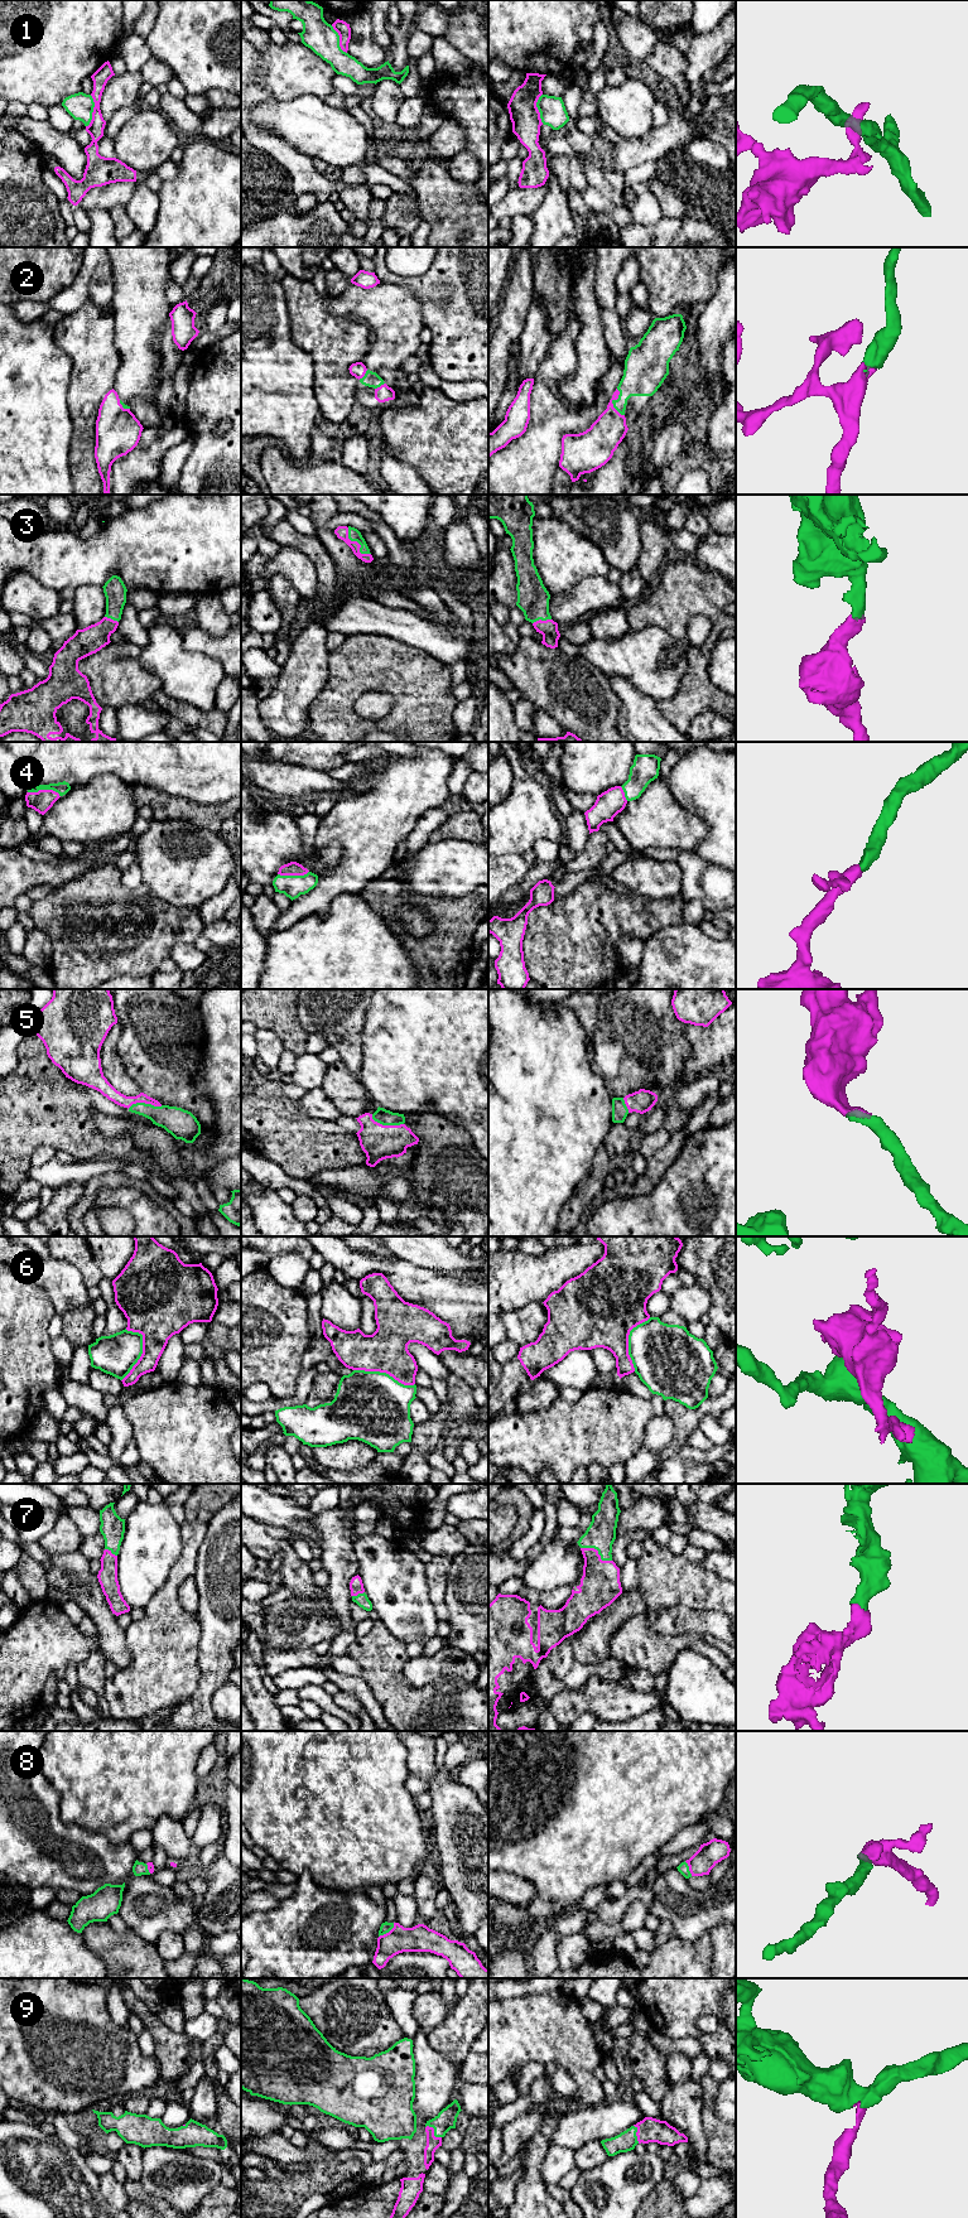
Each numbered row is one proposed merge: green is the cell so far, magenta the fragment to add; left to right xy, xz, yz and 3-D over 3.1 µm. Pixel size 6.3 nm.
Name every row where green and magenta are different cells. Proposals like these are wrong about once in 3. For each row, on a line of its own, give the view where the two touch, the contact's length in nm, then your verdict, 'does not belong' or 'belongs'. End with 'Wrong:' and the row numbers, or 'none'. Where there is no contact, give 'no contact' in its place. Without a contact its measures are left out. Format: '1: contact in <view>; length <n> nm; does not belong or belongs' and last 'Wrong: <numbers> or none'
1: contact in xy; length 220 nm; does not belong
2: contact in yz; length 180 nm; belongs
3: contact in xz; length 220 nm; belongs
4: contact in xy; length 220 nm; belongs
5: contact in xz; length 220 nm; belongs
6: contact in xy; length 340 nm; does not belong
7: contact in yz; length 220 nm; belongs
8: contact in xz; length 140 nm; belongs
9: contact in xz; length 130 nm; belongs
Wrong: 1, 6

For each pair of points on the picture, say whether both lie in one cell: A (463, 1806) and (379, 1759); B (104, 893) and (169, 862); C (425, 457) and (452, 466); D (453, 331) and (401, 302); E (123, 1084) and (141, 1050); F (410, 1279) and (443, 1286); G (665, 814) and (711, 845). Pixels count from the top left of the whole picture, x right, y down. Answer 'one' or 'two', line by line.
A: two
B: two
C: one
D: two
E: two
F: one
G: two

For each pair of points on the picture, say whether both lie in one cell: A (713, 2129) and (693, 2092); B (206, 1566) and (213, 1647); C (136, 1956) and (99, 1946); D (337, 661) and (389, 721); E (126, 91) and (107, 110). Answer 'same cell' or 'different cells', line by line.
A: different cells
B: same cell
C: same cell
D: same cell
E: same cell

